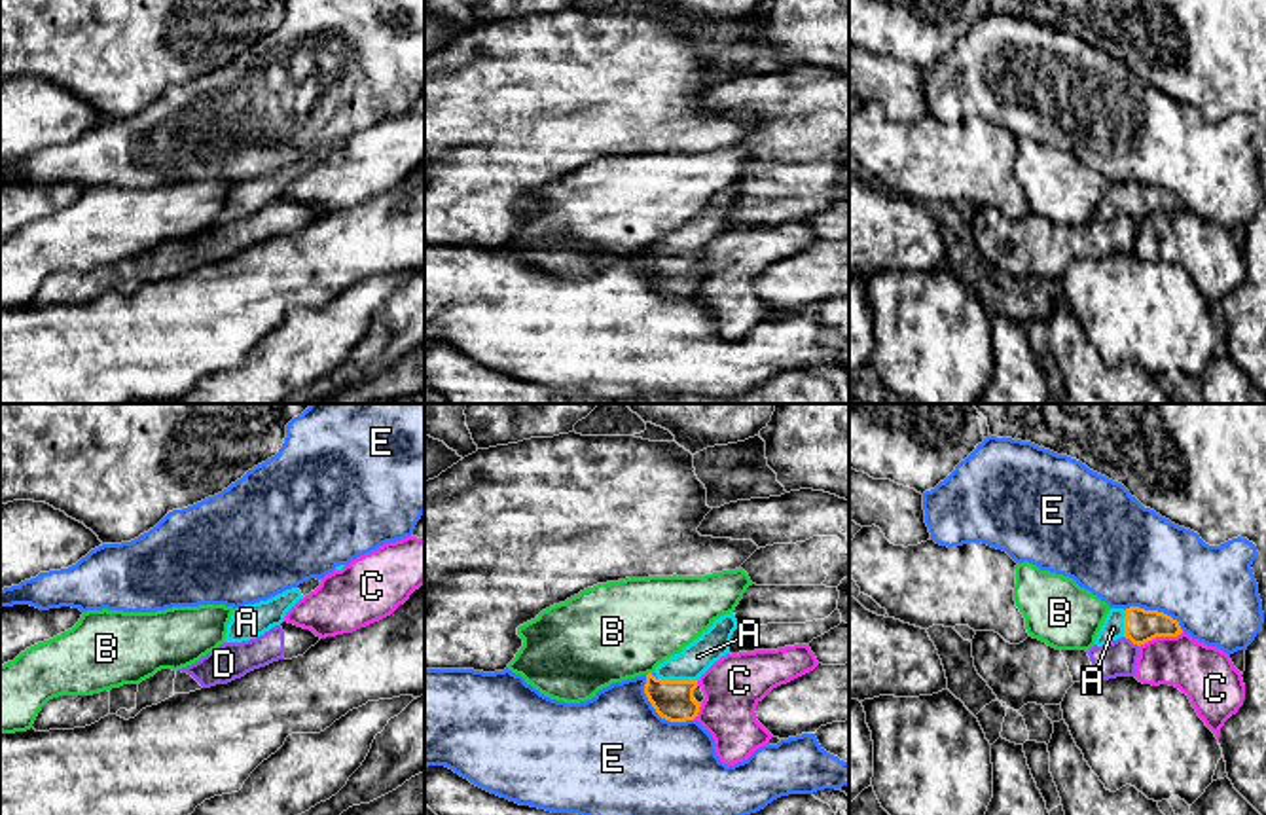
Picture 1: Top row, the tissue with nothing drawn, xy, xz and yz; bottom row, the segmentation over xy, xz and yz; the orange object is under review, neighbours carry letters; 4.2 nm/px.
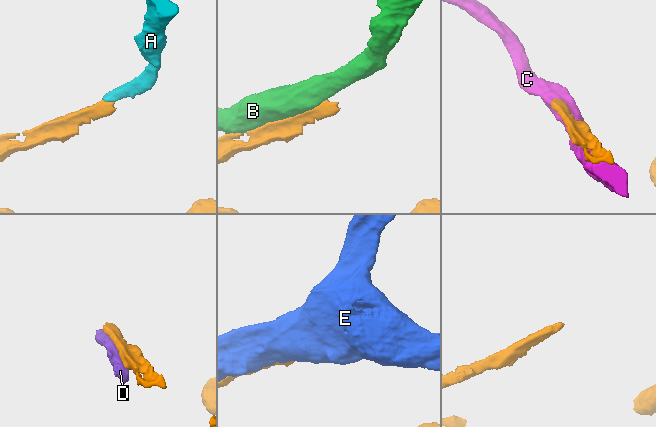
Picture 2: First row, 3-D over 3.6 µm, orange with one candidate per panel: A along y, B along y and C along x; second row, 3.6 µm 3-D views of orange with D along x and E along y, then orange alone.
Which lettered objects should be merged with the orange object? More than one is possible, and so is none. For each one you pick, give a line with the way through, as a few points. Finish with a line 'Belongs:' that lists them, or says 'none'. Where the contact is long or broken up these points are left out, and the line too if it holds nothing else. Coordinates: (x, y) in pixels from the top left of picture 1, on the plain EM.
A: across xz (673, 275), (677, 256), (698, 232)
Belongs: A

